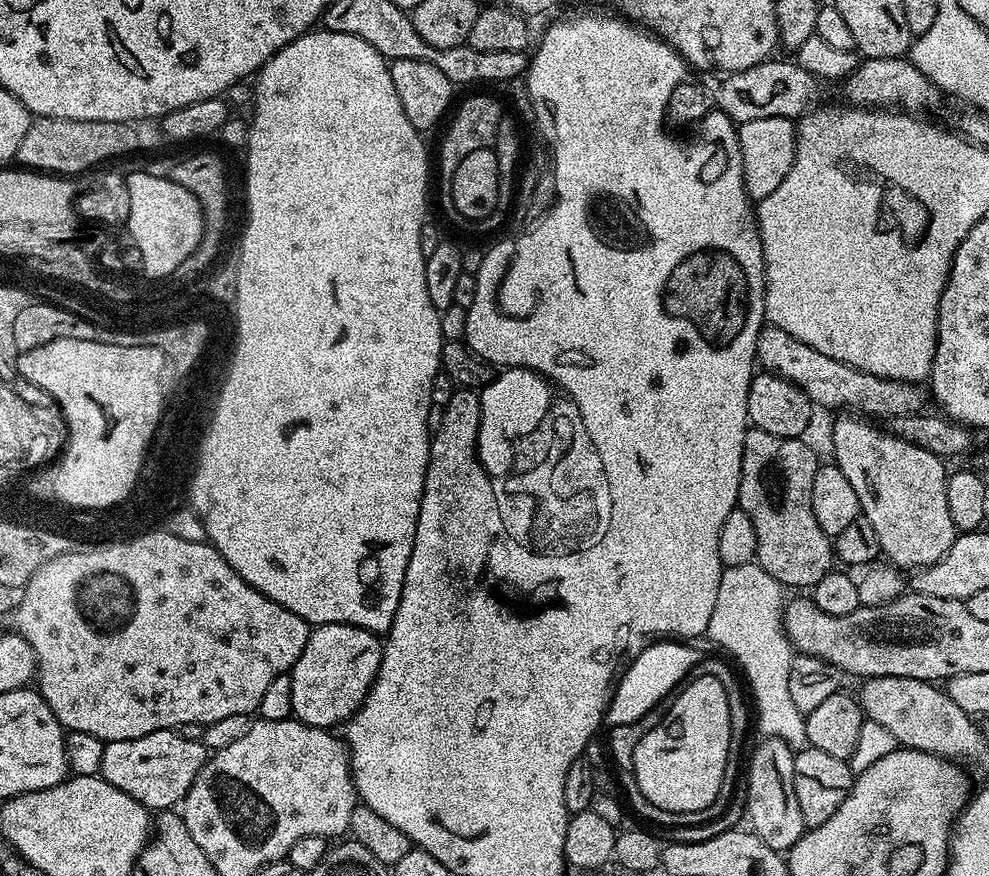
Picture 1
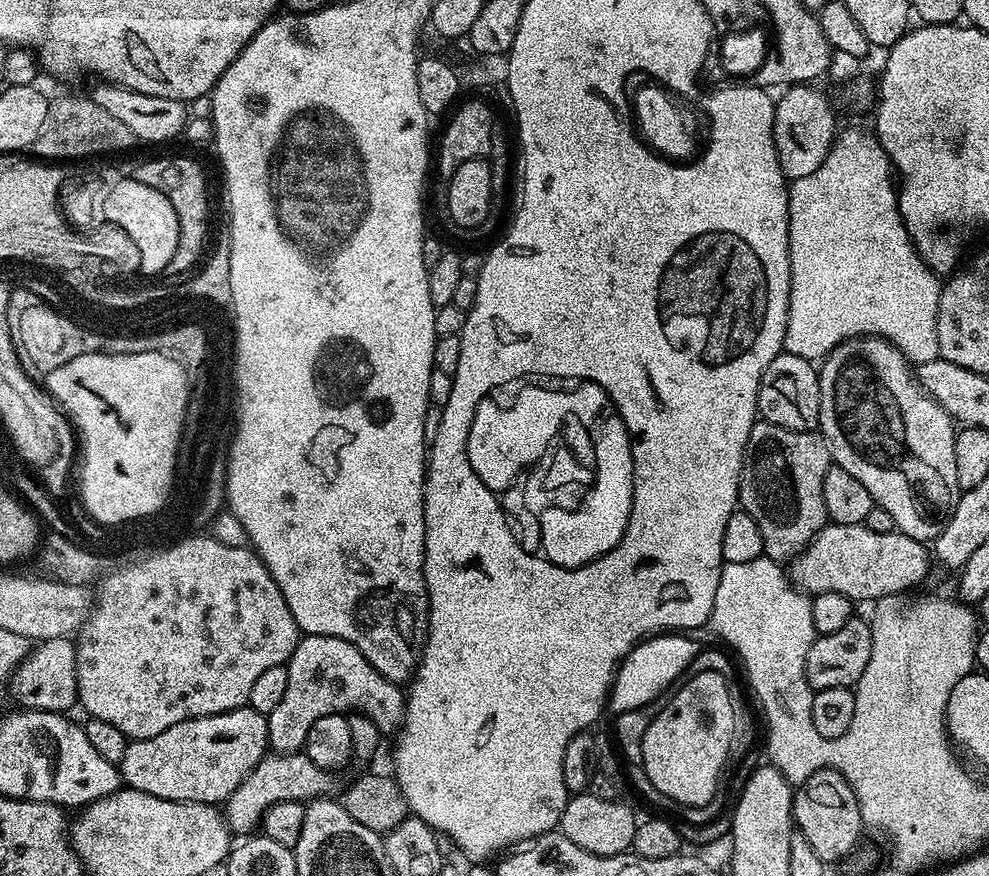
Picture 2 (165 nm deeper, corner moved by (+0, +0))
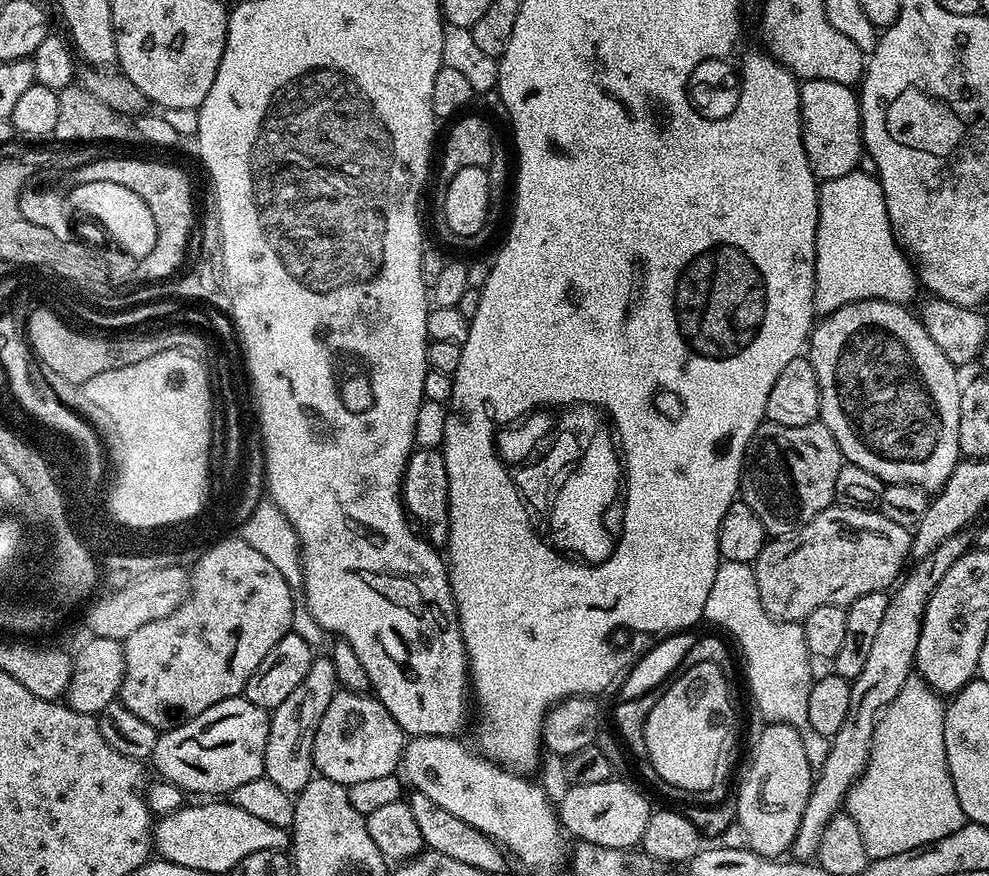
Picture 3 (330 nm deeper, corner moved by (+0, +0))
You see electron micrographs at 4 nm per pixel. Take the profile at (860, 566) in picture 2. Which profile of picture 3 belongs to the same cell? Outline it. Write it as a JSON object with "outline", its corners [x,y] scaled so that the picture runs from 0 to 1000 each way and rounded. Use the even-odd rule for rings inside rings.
{"outline":[[[856,578],[836,580],[802,611],[781,614],[774,620],[762,642],[768,686],[785,708],[812,710],[821,697],[827,696],[827,692],[856,692],[872,683],[872,678],[901,672],[907,659],[915,652],[914,638],[919,638],[921,628],[922,618],[915,604],[904,602],[889,582]]]}

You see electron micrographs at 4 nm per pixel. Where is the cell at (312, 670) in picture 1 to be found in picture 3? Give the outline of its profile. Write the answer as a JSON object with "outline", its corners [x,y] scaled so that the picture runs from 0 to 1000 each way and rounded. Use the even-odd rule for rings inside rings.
{"outline":[[[321,748],[313,765],[309,765],[309,774],[301,779],[301,784],[293,791],[293,797],[289,797],[285,806],[274,809],[267,862],[267,886],[277,893],[277,897],[301,906],[311,896],[311,892],[316,889],[317,838],[322,833],[322,824],[326,824],[326,815],[330,815],[330,806],[334,806],[334,797],[338,797],[340,789],[342,781],[339,756]]]}

